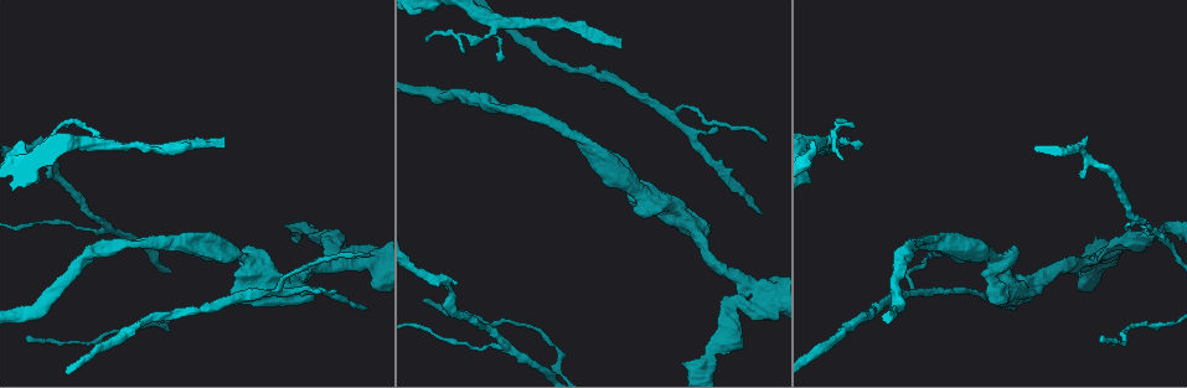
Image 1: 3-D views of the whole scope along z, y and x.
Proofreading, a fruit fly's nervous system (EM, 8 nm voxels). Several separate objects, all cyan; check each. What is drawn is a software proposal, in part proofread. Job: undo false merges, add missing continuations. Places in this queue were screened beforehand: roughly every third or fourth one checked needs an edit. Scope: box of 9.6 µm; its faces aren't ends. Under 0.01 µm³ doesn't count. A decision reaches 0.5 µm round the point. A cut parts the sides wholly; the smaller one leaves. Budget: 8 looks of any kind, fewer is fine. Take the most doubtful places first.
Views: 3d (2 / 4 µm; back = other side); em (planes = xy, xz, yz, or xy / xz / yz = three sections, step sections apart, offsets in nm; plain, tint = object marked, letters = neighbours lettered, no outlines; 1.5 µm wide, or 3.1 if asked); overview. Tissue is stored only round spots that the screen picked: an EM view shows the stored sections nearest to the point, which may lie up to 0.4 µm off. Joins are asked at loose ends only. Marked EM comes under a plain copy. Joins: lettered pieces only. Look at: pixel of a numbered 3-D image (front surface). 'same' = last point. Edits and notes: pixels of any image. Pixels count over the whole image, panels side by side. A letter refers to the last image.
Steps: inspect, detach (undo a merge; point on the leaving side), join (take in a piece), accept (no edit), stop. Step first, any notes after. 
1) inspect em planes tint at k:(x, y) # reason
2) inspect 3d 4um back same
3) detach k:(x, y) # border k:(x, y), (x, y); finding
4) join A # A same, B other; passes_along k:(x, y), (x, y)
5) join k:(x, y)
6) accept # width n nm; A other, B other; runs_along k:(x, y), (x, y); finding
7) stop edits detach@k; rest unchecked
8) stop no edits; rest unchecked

inspect em planes letters at 1:(850, 140) # branch stops here

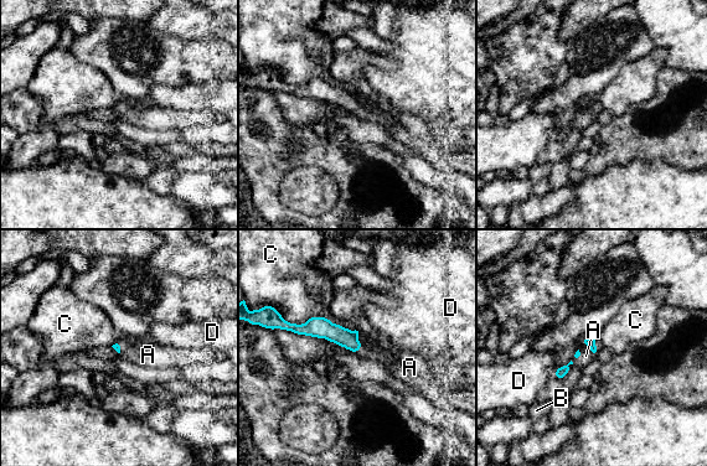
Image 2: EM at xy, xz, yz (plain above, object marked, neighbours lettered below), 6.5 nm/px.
join A # A same, B other, C other, D other; passes_along 2:(591, 342), (591, 350), (586, 356); it goes on there

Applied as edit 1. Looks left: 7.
inspect em xy step 4 tint at 1:(763, 212) # an open end

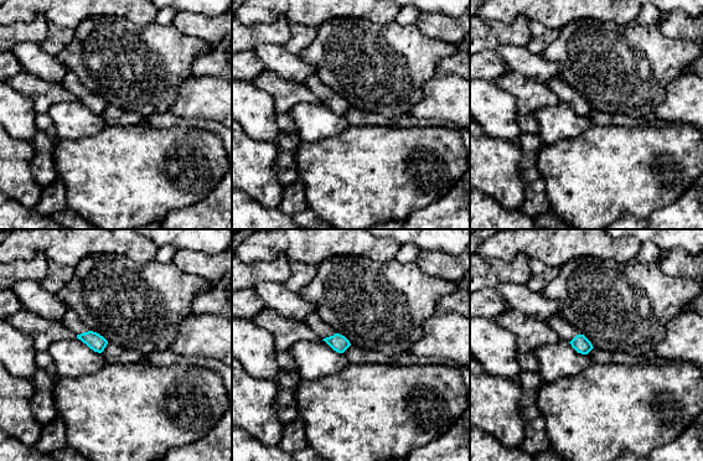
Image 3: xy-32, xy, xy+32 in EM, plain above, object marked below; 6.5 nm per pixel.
inspect em planes tint same

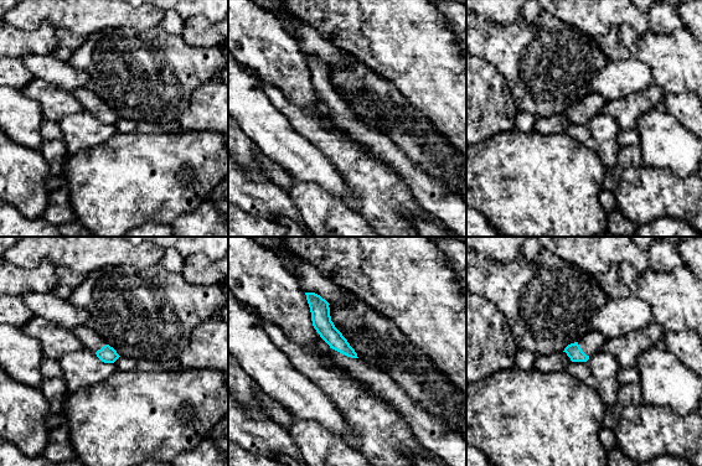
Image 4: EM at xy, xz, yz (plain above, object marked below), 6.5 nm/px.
inspect em planes letters same

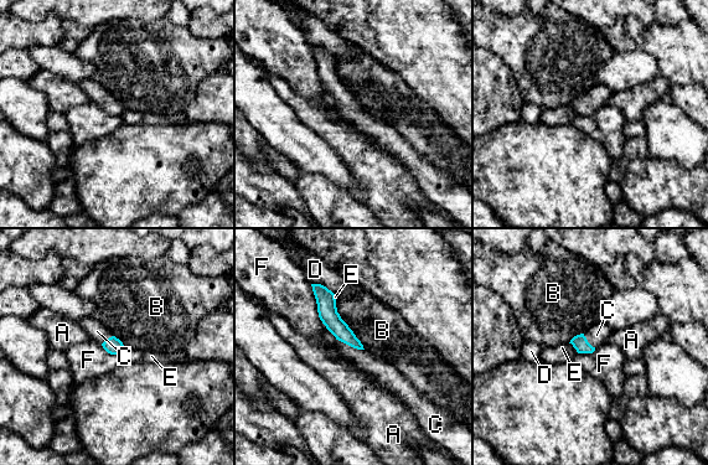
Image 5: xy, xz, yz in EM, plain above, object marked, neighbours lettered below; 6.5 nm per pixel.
join C # width 90 nm; A other, B other, C same, D other, E other, F other; passes_along 5:(327, 314), (350, 345), (367, 363); it goes on there

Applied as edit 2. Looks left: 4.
inspect 3d 2um at 1:(333, 249) # calibre changes

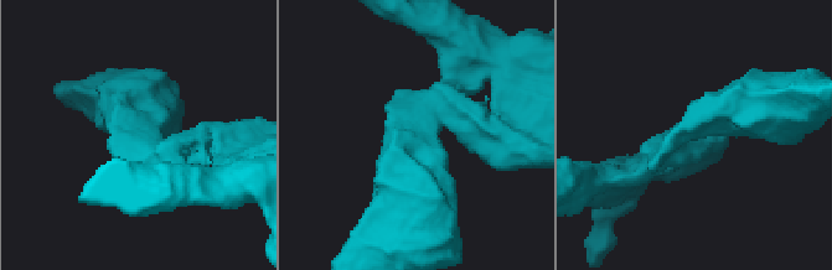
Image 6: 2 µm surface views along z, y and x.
inspect em planes letters at 6:(421, 124) # shape alone is not enough

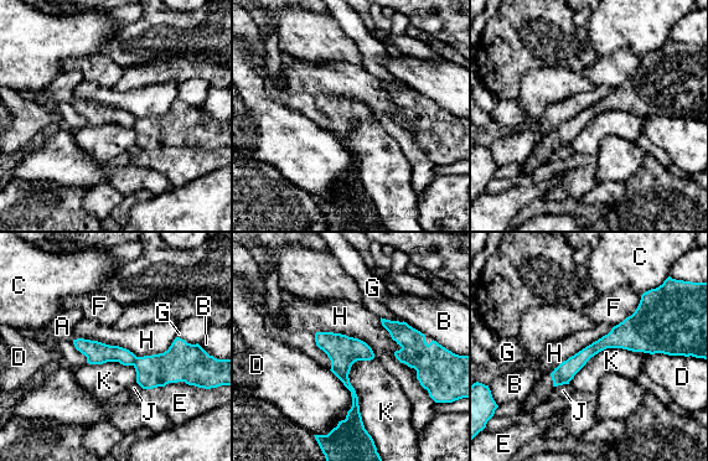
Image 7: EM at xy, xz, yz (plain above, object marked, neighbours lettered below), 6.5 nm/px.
detach 7:(98, 353) # A other, B other, C other, D other, E other, F other, G other, H other, J other, K other; border 7:(138, 357), (133, 364); two neurons meet here

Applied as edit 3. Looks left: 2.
stop edits join@2, join@5, detach@7; rest unchecked

